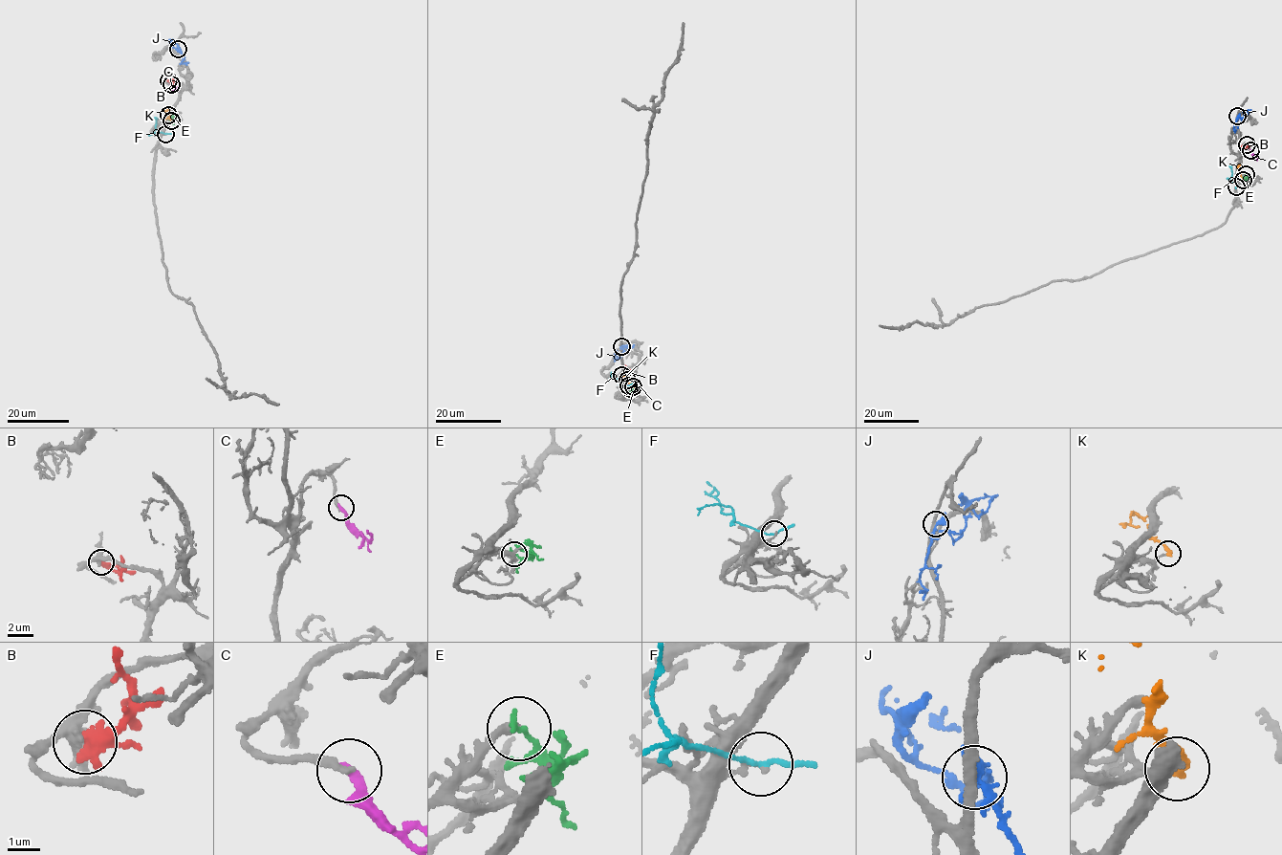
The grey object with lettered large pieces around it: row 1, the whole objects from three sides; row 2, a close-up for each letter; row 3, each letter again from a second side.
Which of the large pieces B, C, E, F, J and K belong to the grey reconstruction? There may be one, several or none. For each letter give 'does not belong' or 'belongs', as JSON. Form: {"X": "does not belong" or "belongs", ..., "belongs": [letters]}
{"B": "does not belong", "C": "does not belong", "E": "does not belong", "F": "does not belong", "J": "does not belong", "K": "does not belong", "belongs": []}

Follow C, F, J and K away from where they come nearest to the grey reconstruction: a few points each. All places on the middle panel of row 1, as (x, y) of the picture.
C: (627, 380), (632, 386), (639, 384)
F: (628, 384), (615, 381), (611, 372)
J: (620, 346), (622, 354), (614, 359), (621, 356)
K: (633, 386), (626, 377), (621, 380)

